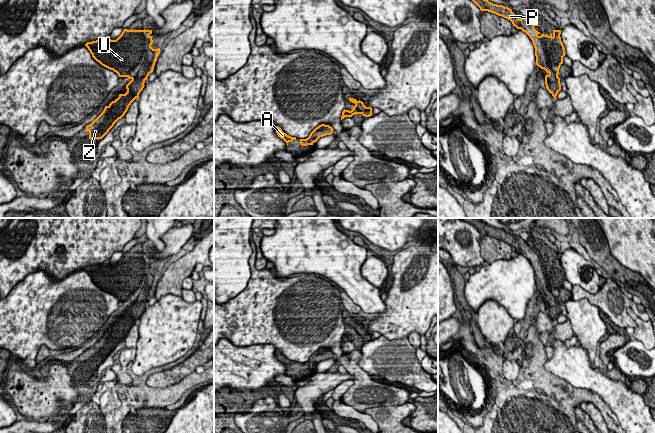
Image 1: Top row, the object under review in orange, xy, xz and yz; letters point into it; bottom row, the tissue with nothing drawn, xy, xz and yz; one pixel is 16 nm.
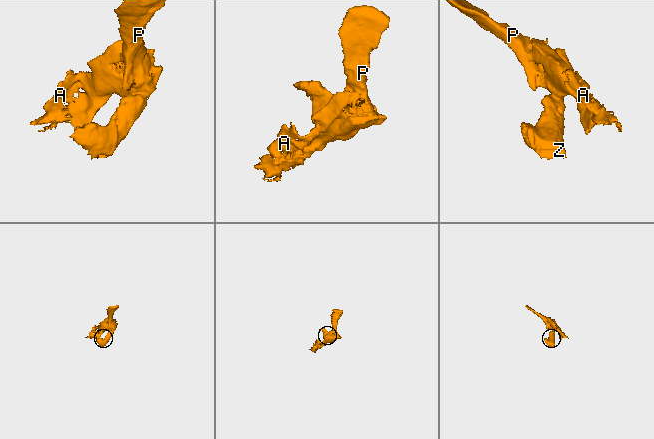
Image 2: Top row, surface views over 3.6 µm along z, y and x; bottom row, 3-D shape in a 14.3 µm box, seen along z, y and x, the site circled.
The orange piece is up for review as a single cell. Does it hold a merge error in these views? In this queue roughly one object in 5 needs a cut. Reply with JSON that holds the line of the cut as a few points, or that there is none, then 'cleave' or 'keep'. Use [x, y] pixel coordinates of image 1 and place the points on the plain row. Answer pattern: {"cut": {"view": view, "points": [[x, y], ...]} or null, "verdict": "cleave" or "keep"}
{"cut": null, "verdict": "keep"}

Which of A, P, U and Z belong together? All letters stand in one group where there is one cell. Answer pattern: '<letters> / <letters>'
A P U Z

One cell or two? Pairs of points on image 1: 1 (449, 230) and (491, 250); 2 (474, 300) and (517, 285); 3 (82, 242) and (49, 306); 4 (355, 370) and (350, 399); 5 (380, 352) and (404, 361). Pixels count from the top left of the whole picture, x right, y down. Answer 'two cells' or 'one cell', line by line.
1: two cells
2: one cell
3: two cells
4: one cell
5: one cell

